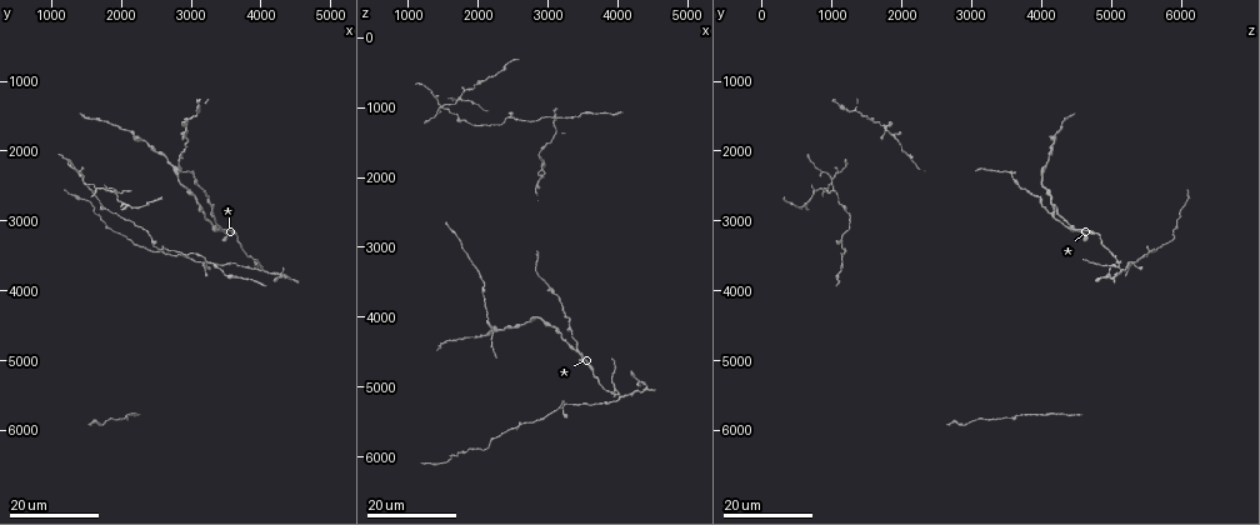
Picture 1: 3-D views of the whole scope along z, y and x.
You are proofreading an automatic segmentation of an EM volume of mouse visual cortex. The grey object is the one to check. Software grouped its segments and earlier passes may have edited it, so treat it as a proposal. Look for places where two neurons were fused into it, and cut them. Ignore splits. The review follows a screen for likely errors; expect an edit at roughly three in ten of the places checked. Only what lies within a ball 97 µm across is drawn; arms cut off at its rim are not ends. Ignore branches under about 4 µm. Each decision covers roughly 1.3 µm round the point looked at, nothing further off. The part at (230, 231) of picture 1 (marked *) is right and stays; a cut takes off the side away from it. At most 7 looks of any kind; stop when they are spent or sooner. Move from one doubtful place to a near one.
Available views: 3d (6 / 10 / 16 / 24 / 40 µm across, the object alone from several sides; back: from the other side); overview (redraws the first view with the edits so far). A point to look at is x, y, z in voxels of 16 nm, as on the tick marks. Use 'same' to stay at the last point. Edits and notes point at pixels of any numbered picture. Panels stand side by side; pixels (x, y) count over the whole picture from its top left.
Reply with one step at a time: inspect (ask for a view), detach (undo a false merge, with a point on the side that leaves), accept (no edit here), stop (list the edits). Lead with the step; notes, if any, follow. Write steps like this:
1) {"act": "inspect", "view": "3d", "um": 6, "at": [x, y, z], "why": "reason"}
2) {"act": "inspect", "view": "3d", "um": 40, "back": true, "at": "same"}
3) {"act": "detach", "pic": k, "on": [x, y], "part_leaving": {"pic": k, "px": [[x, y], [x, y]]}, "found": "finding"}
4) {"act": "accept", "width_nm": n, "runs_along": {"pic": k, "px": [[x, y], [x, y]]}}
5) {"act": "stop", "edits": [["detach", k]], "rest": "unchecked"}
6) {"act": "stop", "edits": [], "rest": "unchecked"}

{"act": "inspect", "view": "3d", "um": 24, "at": [3200, 3650, 5300], "why": "four-way junction"}

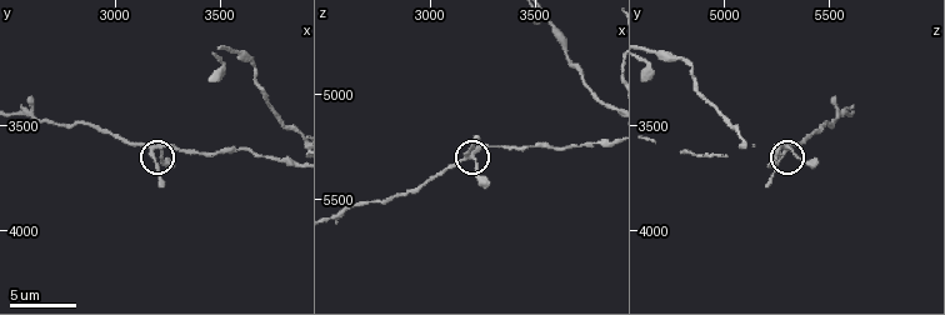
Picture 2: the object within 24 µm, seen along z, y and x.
{"act": "inspect", "view": "3d", "um": 10, "at": [3170, 3620, 5300], "why": "zoom in"}

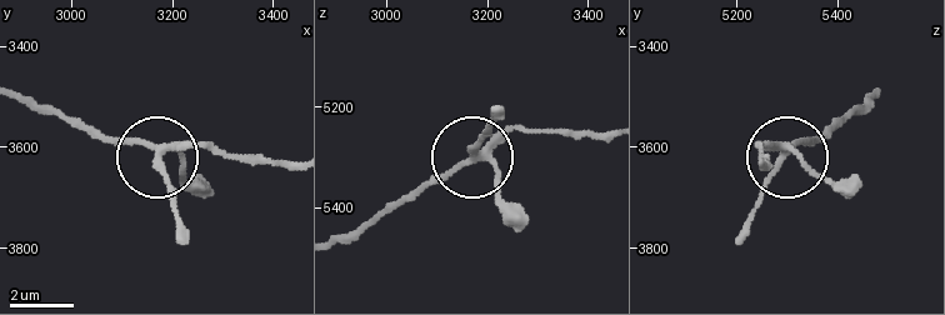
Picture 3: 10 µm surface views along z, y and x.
{"act": "accept", "runs_along": {"pic": 3, "px": [[288, 164], [246, 164], [199, 148], [150, 150], [80, 126]]}, "found": "all the same neuron"}

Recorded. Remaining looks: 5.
{"act": "inspect", "view": "3d", "um": 24, "at": [2950, 1700, 1750], "why": "a fork"}

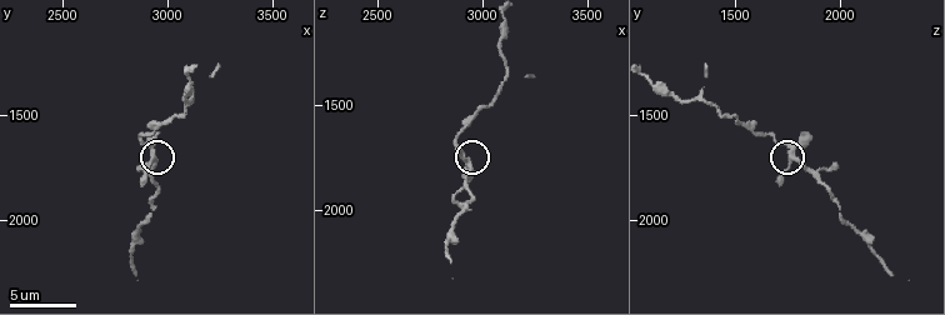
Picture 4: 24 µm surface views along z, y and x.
{"act": "inspect", "view": "3d", "um": 10, "at": [2930, 1720, 1770]}

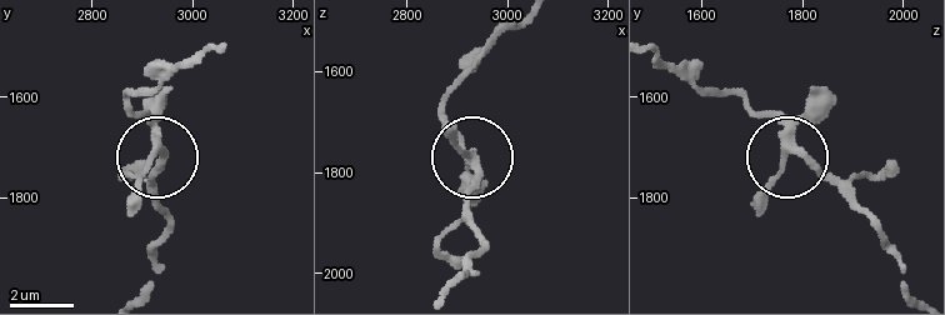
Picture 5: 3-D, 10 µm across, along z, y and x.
{"act": "inspect", "view": "3d", "um": 6, "at": [2925, 1705, 1775]}

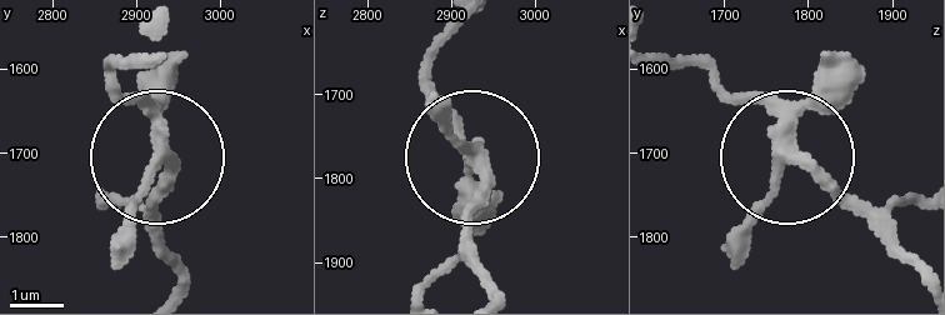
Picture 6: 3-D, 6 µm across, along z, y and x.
{"act": "accept", "found": "all the same neuron"}

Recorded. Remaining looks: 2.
{"act": "inspect", "view": "3d", "um": 24, "at": [1450, 2500, 1000], "why": "two arms in line, one across"}

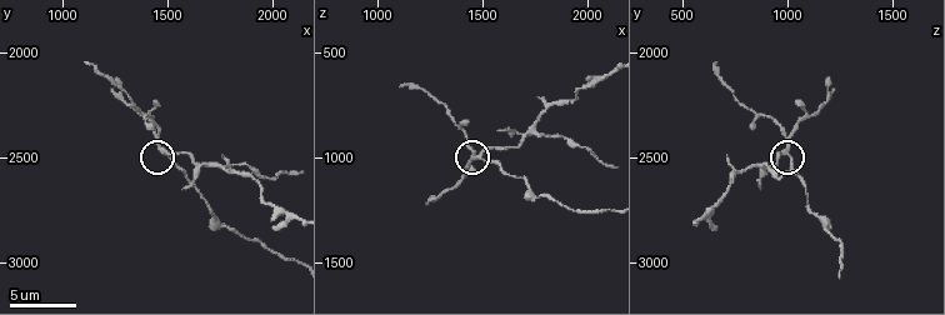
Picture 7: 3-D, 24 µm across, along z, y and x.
{"act": "inspect", "view": "3d", "um": 10, "at": [1480, 2480, 1000]}

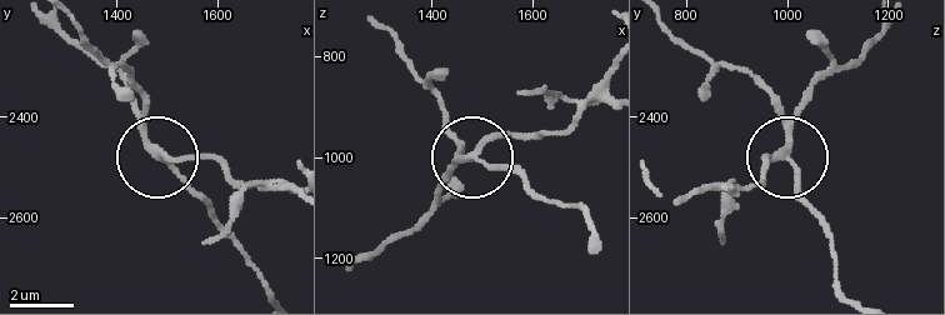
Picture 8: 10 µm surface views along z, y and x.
{"act": "detach", "pic": 8, "on": [448, 173], "arms": 3, "found": "a second neuron is stuck on"}

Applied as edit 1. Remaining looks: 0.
{"act": "stop", "edits": [["detach", 8]], "rest": "unchecked"}

